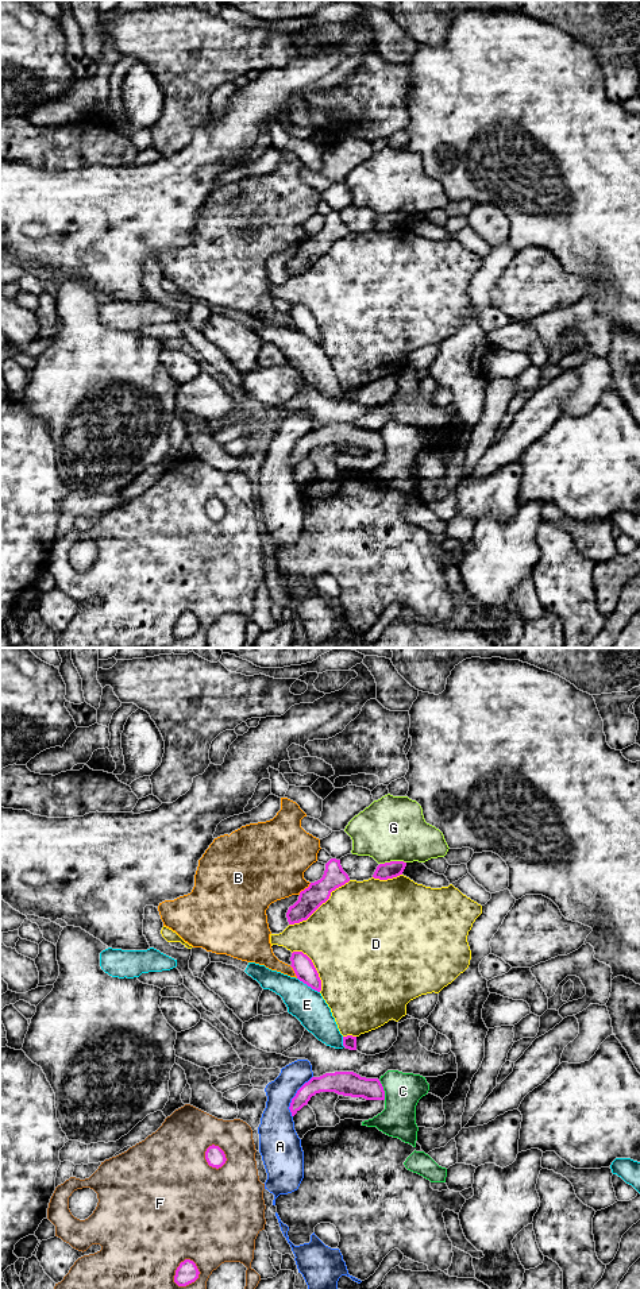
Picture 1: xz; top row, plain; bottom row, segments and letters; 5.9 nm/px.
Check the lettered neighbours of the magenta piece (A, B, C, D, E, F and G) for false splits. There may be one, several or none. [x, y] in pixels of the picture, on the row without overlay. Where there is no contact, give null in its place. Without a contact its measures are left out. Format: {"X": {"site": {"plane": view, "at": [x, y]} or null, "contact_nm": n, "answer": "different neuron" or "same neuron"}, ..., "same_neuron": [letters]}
{"A": {"site": {"plane": "xz", "at": [295, 448]}, "contact_nm": 280, "answer": "different neuron"}, "B": {"site": {"plane": "xz", "at": [305, 240]}, "contact_nm": 100, "answer": "different neuron"}, "C": {"site": {"plane": "xz", "at": [382, 442]}, "contact_nm": 130, "answer": "different neuron"}, "D": {"site": {"plane": "xz", "at": [320, 257]}, "contact_nm": 460, "answer": "different neuron"}, "E": {"site": {"plane": "xz", "at": [308, 338]}, "contact_nm": 160, "answer": "different neuron"}, "F": {"site": {"plane": "xz", "at": [176, 622]}, "contact_nm": 190, "answer": "different neuron"}, "G": {"site": {"plane": "xz", "at": [392, 213]}, "contact_nm": 160, "answer": "different neuron"}, "same_neuron": []}

